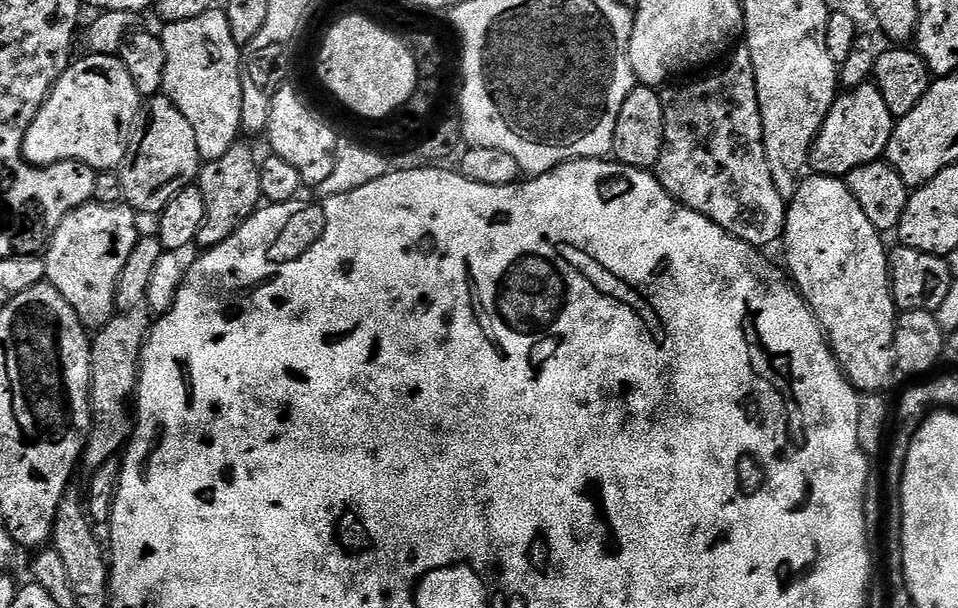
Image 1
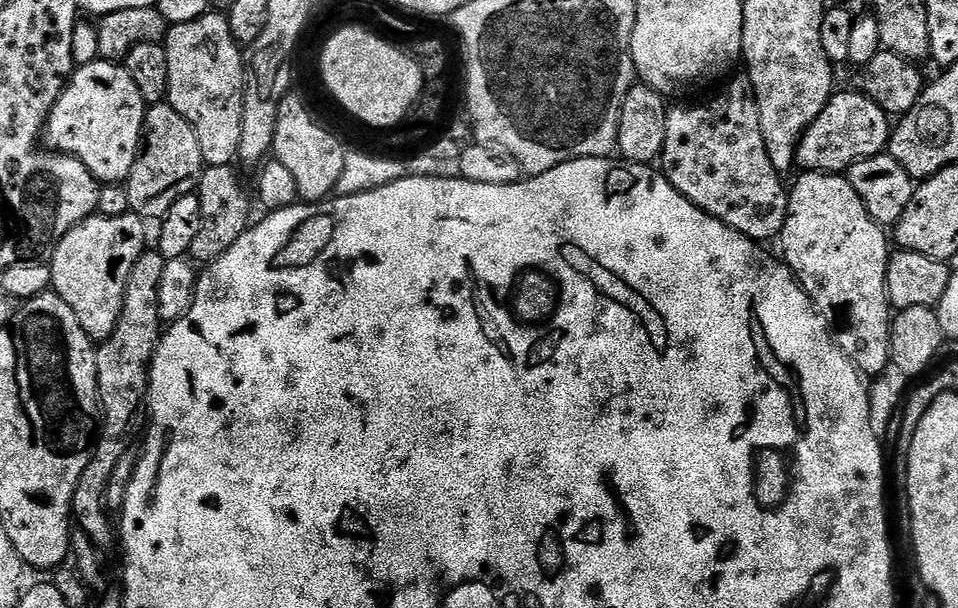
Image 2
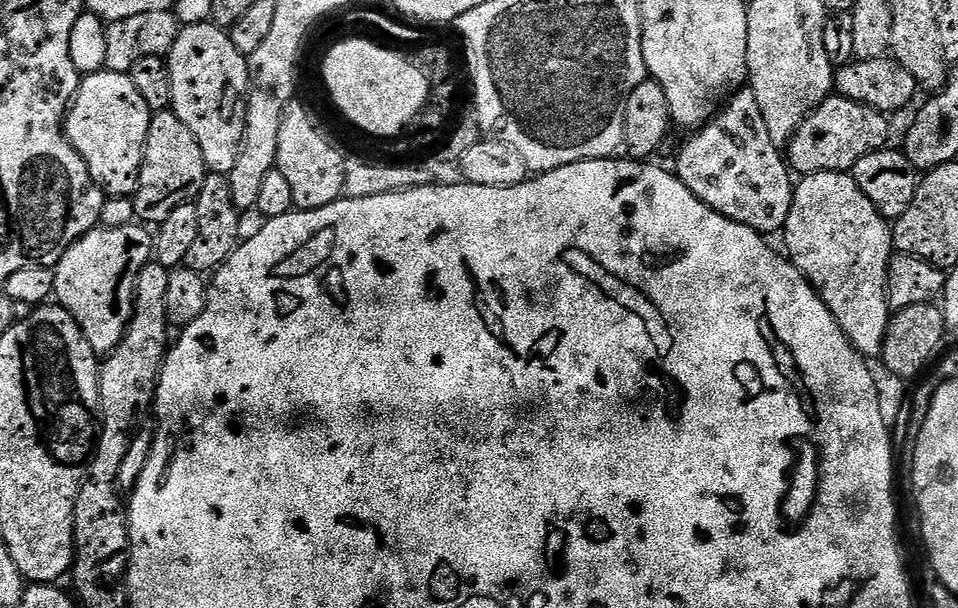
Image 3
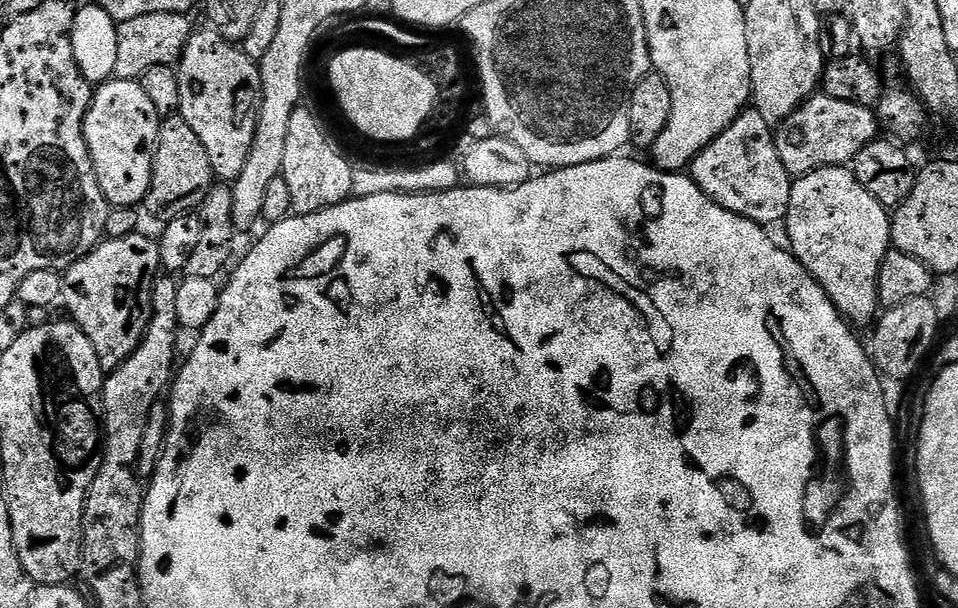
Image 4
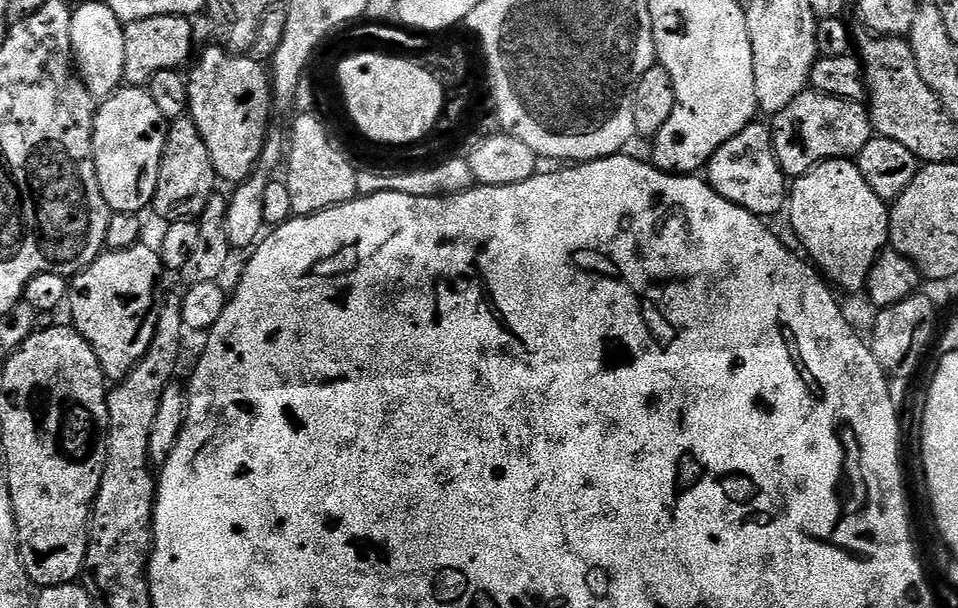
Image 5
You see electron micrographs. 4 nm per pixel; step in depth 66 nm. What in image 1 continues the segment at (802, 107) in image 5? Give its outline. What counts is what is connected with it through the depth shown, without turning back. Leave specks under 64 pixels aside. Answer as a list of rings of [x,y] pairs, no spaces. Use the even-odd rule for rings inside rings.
[[[875,83],[859,84],[837,95],[830,114],[826,114],[826,122],[822,122],[822,130],[812,143],[811,171],[817,176],[848,177],[850,170],[866,166],[887,153],[893,127],[890,106],[886,106],[886,98],[882,98]]]

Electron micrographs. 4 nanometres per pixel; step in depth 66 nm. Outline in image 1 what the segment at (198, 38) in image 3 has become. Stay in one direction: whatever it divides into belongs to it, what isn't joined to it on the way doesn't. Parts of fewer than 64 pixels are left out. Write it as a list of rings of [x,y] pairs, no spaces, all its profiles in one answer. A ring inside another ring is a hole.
[[[215,6],[186,21],[165,23],[163,28],[159,33],[162,50],[166,50],[163,95],[190,122],[201,161],[222,158],[242,136],[242,48],[234,40],[227,14]]]

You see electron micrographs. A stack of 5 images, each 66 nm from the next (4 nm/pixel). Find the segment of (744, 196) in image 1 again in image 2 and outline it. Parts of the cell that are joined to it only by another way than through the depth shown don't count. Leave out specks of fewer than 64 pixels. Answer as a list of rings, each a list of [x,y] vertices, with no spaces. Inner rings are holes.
[[[746,74],[735,76],[731,77],[733,80],[713,100],[708,100],[705,104],[696,104],[693,108],[669,107],[668,117],[666,118],[666,142],[664,143],[664,154],[662,157],[662,171],[664,177],[674,186],[674,190],[678,190],[678,194],[682,194],[687,200],[694,202],[694,206],[701,208],[707,216],[718,218],[726,226],[730,226],[734,230],[746,234],[754,241],[775,241],[779,237],[780,231],[784,229],[784,223],[788,217],[789,189],[786,187],[786,184],[784,188],[783,182],[780,181],[783,180],[781,173],[777,172],[775,166],[770,162],[770,154],[766,154],[766,142],[762,142],[762,122],[758,119],[758,98],[754,94],[752,79]]]

